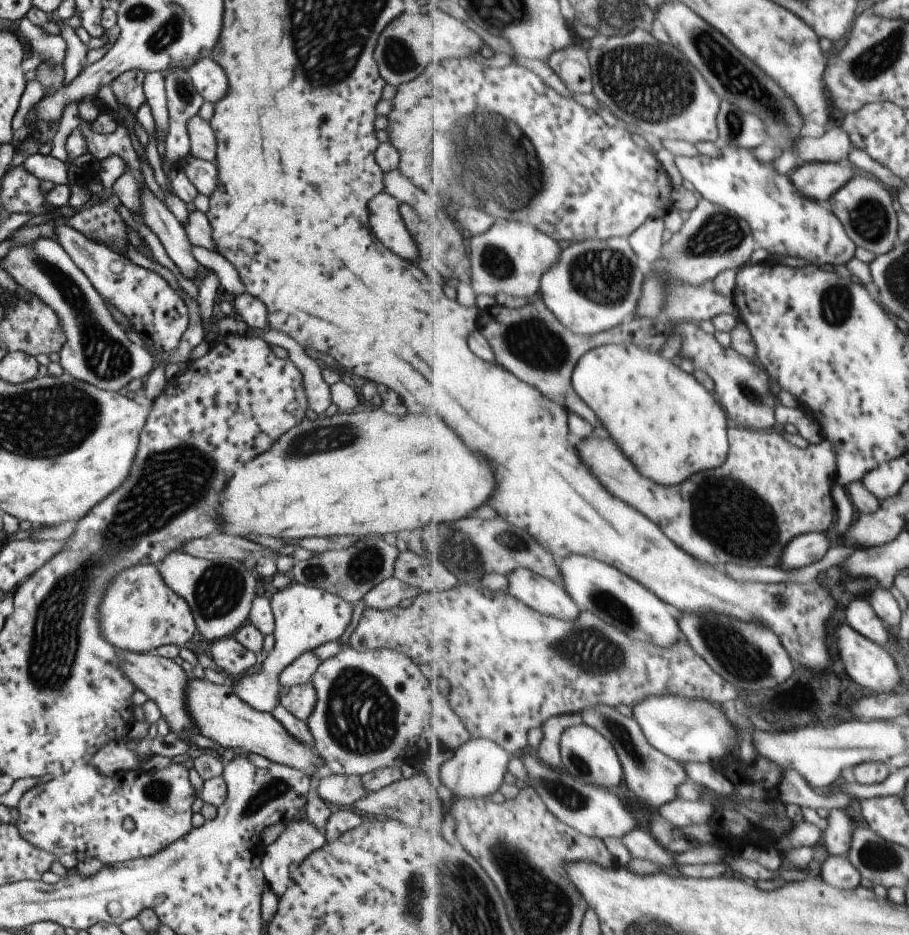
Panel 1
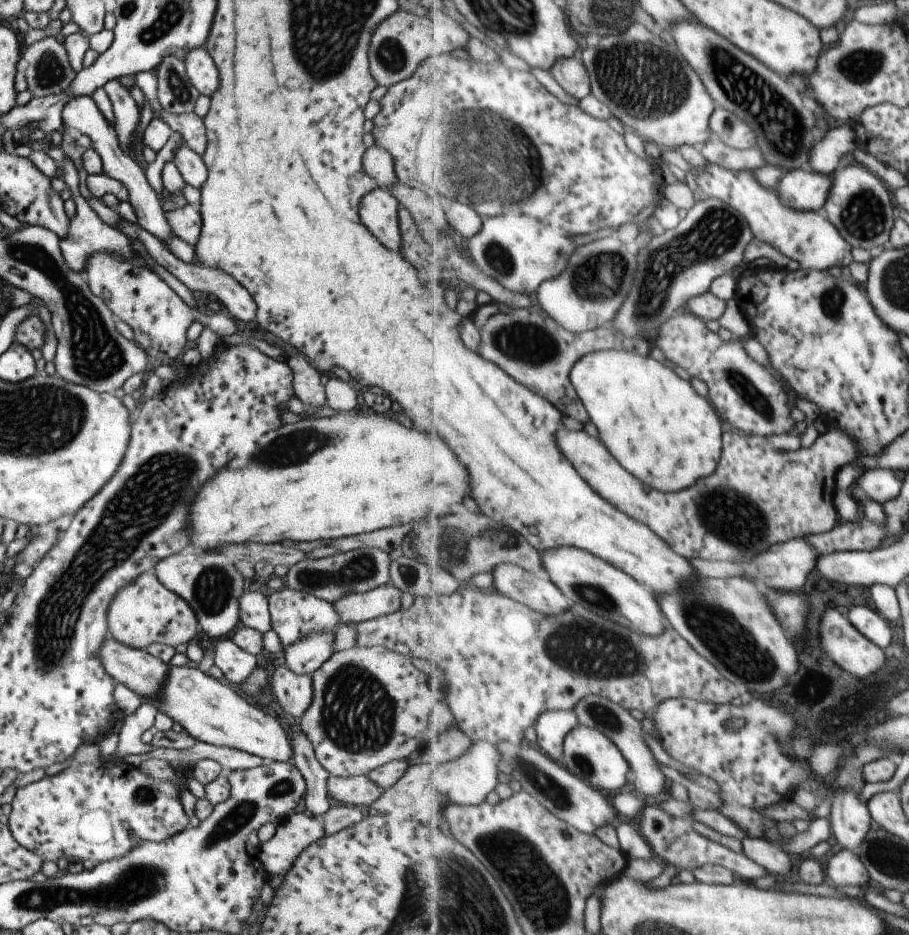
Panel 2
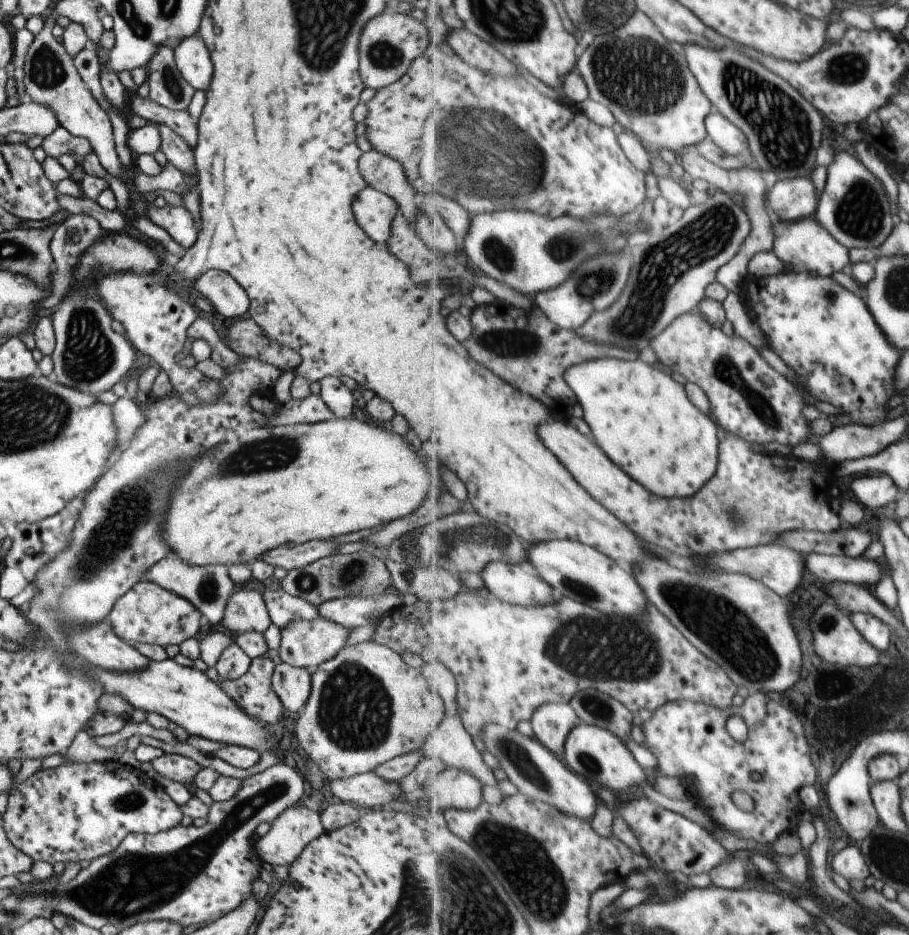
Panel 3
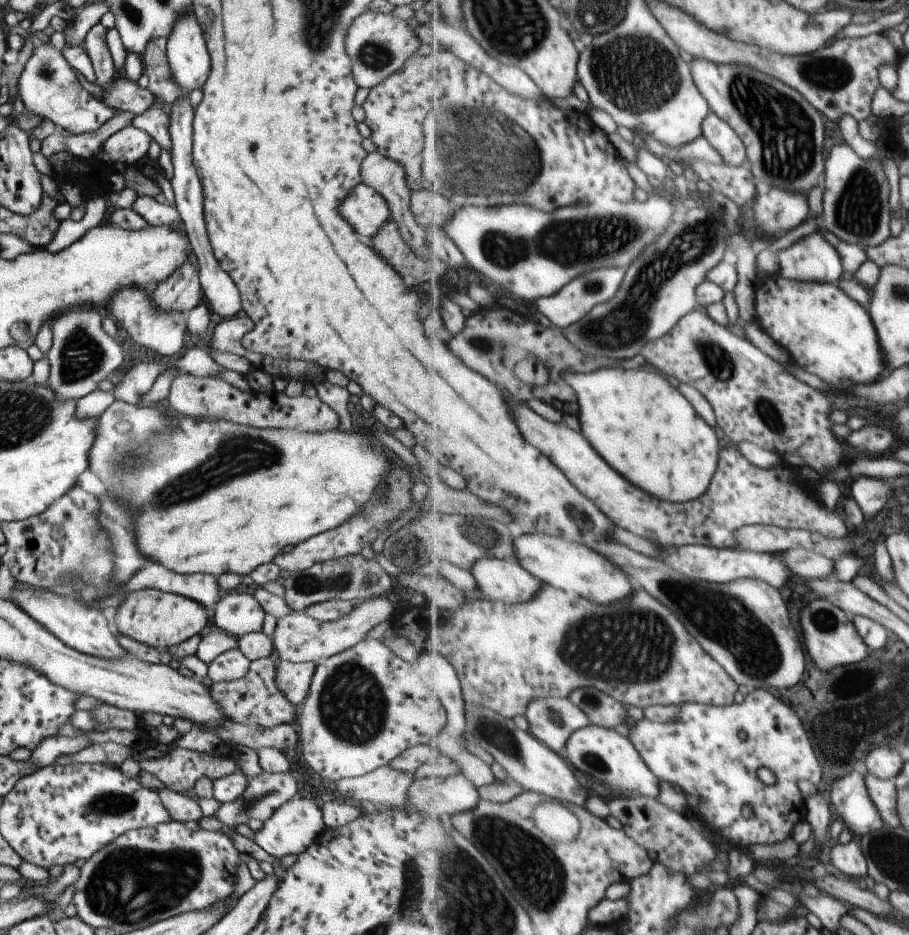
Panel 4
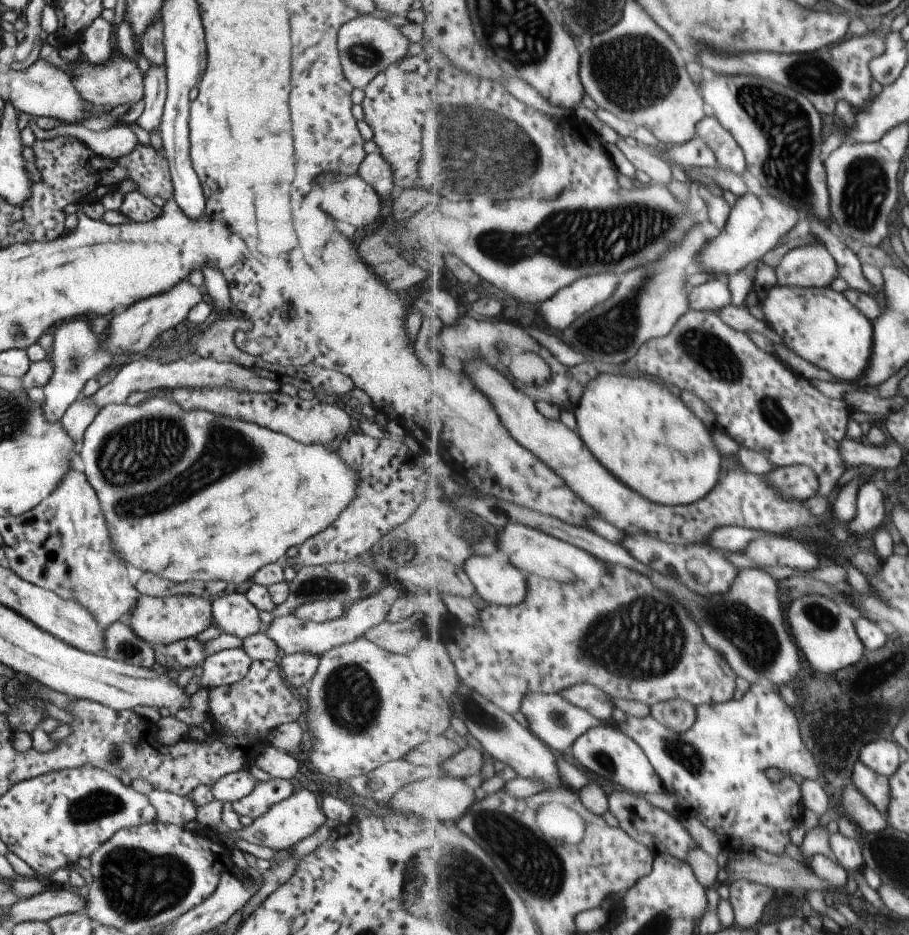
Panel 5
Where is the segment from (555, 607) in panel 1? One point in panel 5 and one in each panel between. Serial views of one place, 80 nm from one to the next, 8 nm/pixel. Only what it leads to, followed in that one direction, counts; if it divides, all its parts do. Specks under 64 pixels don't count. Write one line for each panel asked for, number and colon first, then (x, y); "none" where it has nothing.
2: (517, 583)
3: (509, 582)
4: (504, 580)
5: (498, 581)

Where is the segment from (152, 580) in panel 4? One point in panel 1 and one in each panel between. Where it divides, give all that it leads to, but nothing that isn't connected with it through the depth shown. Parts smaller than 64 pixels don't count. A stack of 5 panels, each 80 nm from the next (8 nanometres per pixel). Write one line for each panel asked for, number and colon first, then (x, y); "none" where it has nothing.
1: (218, 591)
2: (209, 584)
3: (207, 587)

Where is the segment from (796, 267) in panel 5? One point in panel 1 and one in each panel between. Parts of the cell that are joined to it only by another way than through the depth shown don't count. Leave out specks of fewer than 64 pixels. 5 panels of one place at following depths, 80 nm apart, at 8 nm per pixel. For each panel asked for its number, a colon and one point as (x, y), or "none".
1: (786, 223)
2: (809, 237)
3: (809, 247)
4: (812, 258)

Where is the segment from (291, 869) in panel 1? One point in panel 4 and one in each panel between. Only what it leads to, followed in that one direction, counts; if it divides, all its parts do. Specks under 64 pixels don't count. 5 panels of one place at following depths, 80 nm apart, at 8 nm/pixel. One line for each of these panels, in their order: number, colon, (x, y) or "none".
2: (295, 831)
3: (292, 830)
4: (292, 827)

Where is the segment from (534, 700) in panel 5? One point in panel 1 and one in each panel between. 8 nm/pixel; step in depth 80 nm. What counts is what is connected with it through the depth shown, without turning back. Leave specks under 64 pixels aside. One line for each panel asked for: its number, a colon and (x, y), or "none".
1: (549, 751)
2: (552, 727)
3: (552, 723)
4: (553, 721)

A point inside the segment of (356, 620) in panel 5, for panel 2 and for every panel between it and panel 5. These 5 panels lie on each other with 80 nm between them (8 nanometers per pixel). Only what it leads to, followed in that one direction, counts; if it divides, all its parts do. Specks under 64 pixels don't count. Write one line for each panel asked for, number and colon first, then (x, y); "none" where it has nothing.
2: (303, 656)
3: (303, 643)
4: (297, 638)

